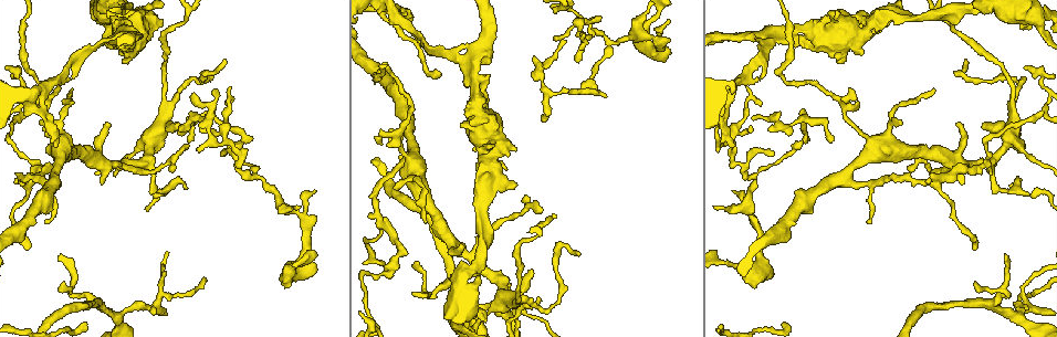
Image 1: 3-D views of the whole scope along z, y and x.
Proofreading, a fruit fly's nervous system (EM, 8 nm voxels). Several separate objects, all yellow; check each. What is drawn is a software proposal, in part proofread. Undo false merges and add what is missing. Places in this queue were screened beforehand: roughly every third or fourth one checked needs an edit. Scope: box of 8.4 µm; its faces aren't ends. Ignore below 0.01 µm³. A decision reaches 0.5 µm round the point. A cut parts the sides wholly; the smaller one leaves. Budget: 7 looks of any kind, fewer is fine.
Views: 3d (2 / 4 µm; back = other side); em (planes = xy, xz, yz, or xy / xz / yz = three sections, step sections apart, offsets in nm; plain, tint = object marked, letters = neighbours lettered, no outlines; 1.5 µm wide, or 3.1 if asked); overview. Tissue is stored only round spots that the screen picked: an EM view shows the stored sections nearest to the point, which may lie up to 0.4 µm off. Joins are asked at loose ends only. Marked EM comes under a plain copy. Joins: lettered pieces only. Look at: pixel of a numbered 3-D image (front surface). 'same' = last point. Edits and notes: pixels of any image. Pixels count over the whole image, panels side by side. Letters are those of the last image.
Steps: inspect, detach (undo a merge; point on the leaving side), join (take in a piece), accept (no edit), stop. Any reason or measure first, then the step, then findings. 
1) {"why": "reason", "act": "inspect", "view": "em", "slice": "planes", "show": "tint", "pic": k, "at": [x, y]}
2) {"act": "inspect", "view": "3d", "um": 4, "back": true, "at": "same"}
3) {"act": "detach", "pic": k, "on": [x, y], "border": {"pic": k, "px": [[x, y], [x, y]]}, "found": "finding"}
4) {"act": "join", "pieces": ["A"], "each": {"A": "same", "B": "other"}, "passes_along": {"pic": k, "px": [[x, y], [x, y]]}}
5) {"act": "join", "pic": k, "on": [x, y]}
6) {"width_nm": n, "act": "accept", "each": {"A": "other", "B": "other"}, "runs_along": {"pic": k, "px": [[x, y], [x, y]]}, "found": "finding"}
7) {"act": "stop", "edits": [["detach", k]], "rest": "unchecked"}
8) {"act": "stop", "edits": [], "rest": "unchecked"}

{"why": "side arm on a straight run", "act": "inspect", "view": "3d", "um": 2, "pic": 1, "at": [152, 309]}

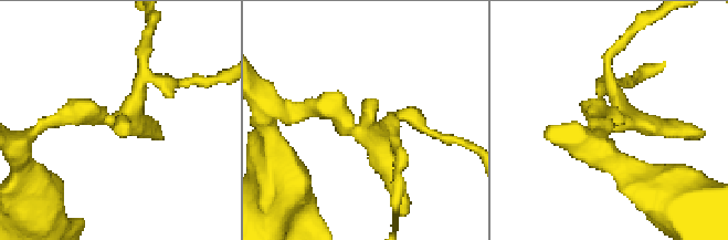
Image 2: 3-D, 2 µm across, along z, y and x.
{"why": "need the tissue", "act": "inspect", "view": "em", "slice": "yz", "step": 4, "show": "tint", "pic": 2, "at": [116, 122]}

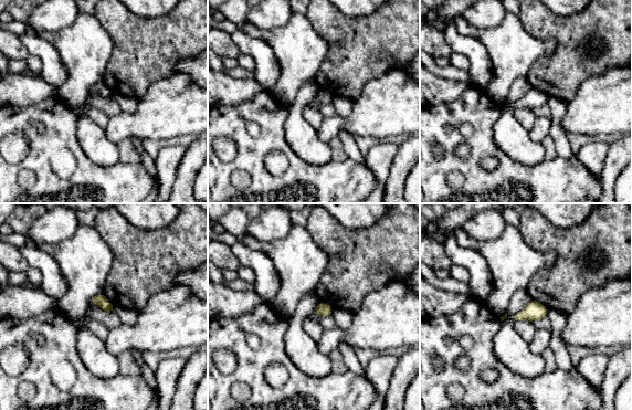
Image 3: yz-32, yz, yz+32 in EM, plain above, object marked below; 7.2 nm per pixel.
{"why": "cut it another way", "act": "inspect", "view": "em", "slice": "planes", "show": "letters", "at": "same"}

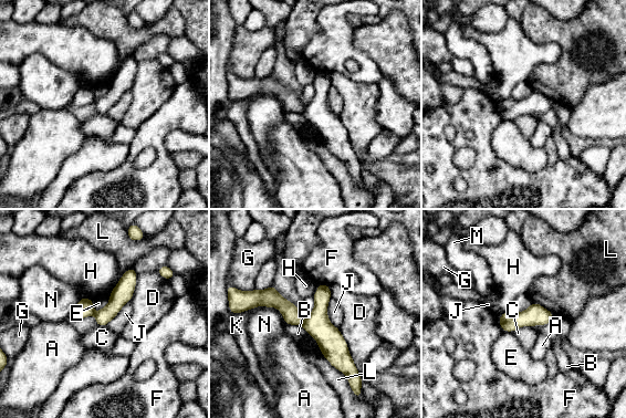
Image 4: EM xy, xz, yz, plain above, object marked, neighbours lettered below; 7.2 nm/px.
{"width_nm": 130, "act": "detach", "pic": 4, "on": [290, 312], "each": {"A": "other", "B": "other", "C": "other", "D": "other", "E": "other", "F": "other", "G": "other", "H": "other", "J": "other", "K": "other", "L": "other", "M": "other", "N": "other"}, "part_leaving": {"pic": 4, "px": [[252, 295], [277, 300], [300, 322]]}, "found": "a second neuron is stuck on"}

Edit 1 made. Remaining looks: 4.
{"why": "stops while still wide", "act": "inspect", "view": "em", "slice": "yz", "step": 8, "show": "letters", "pic": 1, "at": [860, 26]}

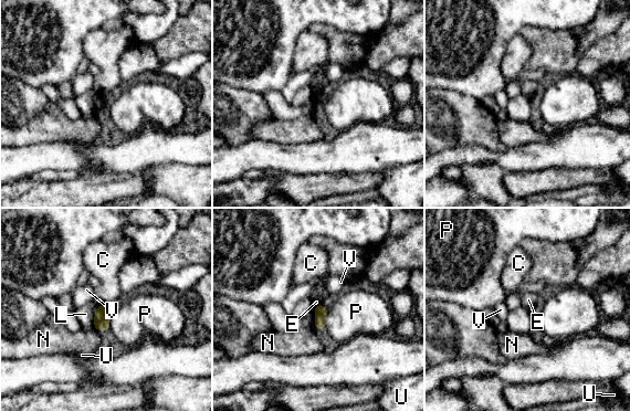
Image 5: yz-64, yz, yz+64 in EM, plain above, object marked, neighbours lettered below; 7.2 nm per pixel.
{"act": "accept", "each": {"C": "other", "E": "other", "L": "other", "N": "other", "P": "other", "U": "other", "V": "other"}, "found": "none of them fits"}

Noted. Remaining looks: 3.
{"why": "tapers out", "act": "inspect", "view": "em", "slice": "yz", "step": 8, "show": "tint", "pic": 1, "at": [731, 190]}

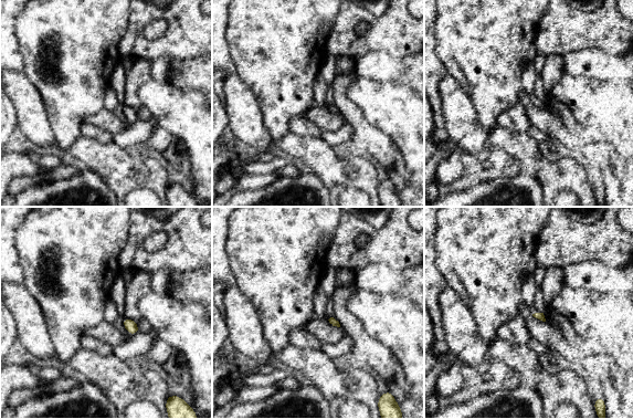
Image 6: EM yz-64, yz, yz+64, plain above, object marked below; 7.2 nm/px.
{"act": "inspect", "view": "em", "slice": "planes", "show": "letters", "at": "same"}

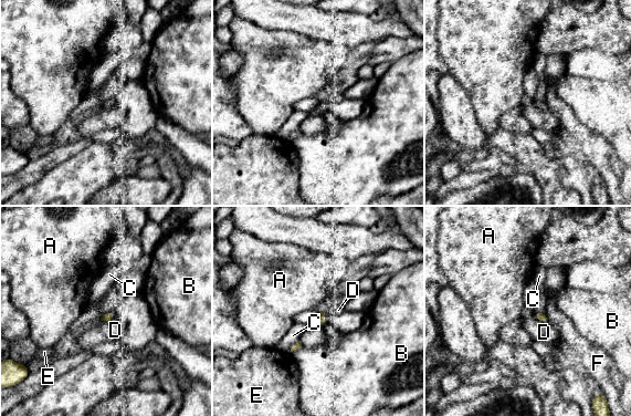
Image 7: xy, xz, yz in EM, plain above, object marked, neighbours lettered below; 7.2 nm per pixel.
{"act": "accept", "each": {"A": "other", "B": "other", "C": "other", "D": "other", "E": "other", "F": "other"}, "border": {"pic": 7, "px": [[532, 314], [542, 322], [548, 322]]}, "found": "none of them fits"}

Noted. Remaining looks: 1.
{"act": "stop", "edits": [["detach", 4]], "rest": "unchecked"}

